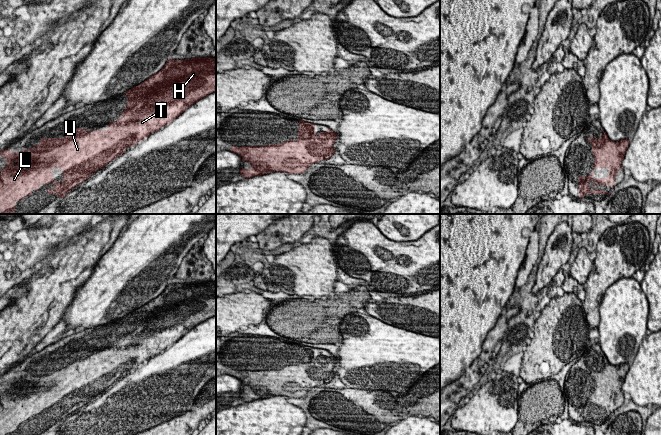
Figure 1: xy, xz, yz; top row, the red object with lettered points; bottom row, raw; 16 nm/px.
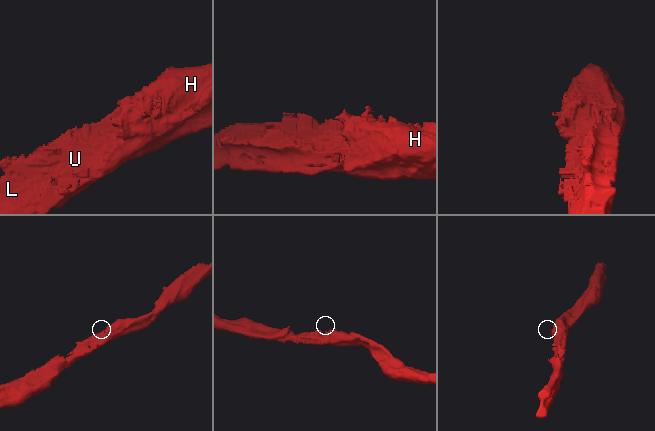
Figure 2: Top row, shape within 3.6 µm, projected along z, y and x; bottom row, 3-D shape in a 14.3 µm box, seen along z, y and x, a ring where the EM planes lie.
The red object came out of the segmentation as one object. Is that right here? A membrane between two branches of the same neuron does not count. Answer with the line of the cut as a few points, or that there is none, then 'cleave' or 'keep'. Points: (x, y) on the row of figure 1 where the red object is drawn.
no cut; keep

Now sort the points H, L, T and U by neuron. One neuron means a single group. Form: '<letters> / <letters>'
H L T U

